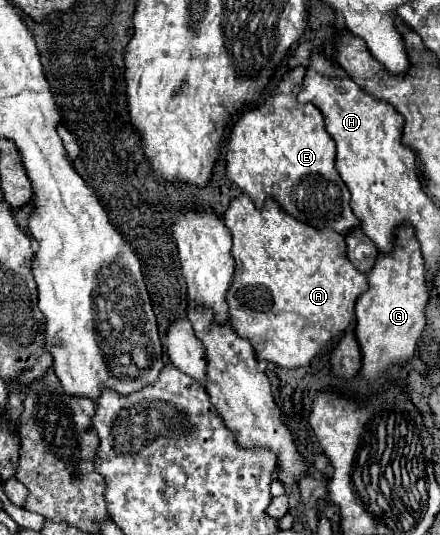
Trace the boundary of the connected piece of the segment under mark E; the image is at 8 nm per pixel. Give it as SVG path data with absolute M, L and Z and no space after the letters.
M304 67L290 69L258 107L244 111L234 121L230 139L226 141L226 149L228 149L226 151L226 175L242 191L246 191L258 207L264 205L266 197L272 197L298 221L304 221L318 229L330 227L336 233L346 235L348 231L358 227L358 219L352 215L352 209L350 209L350 191L340 179L338 171L334 169L336 145L334 145L334 139L324 129L322 113L318 111L316 105L310 105L310 103L298 105L296 101L296 93L300 91L304 73L306 73Z

